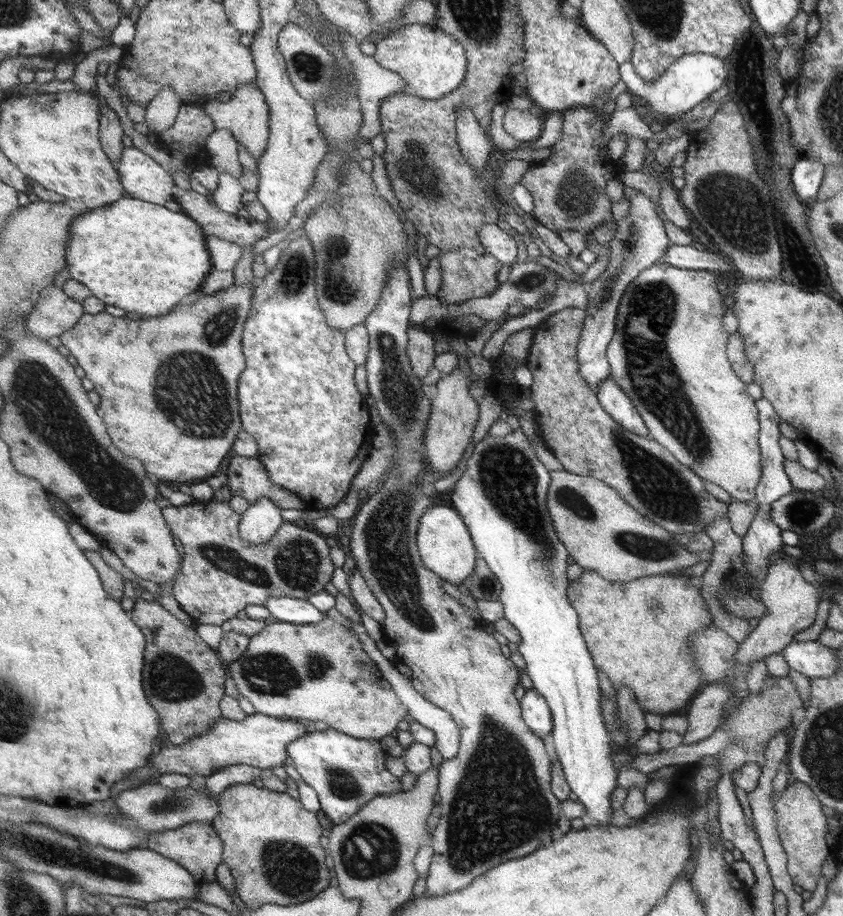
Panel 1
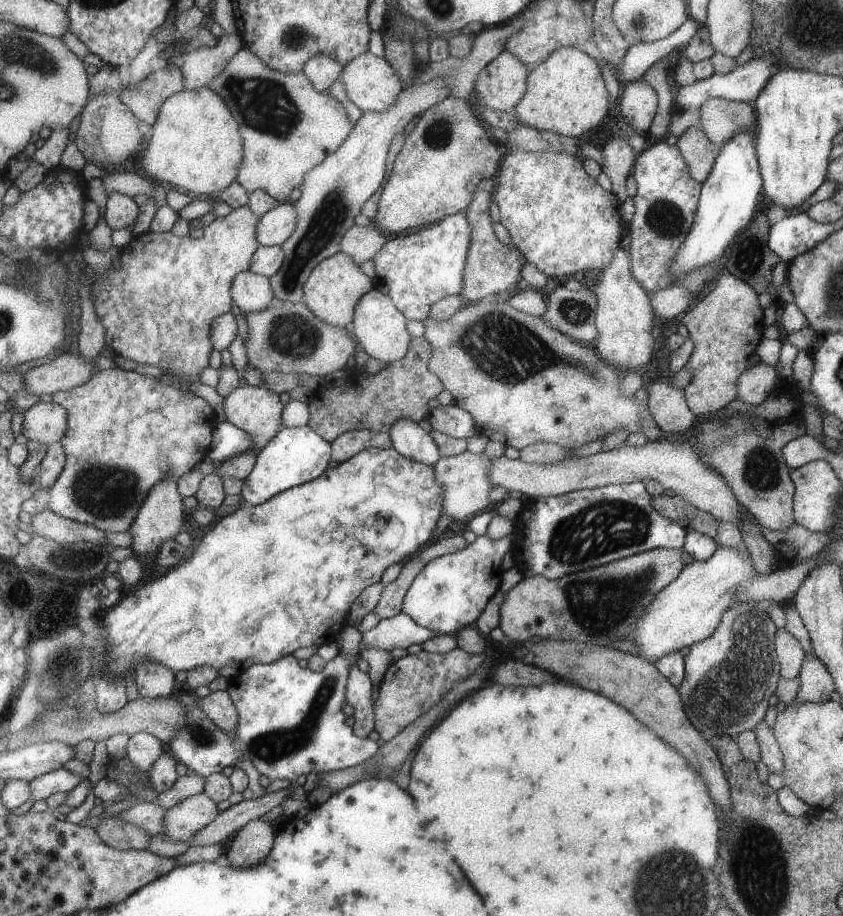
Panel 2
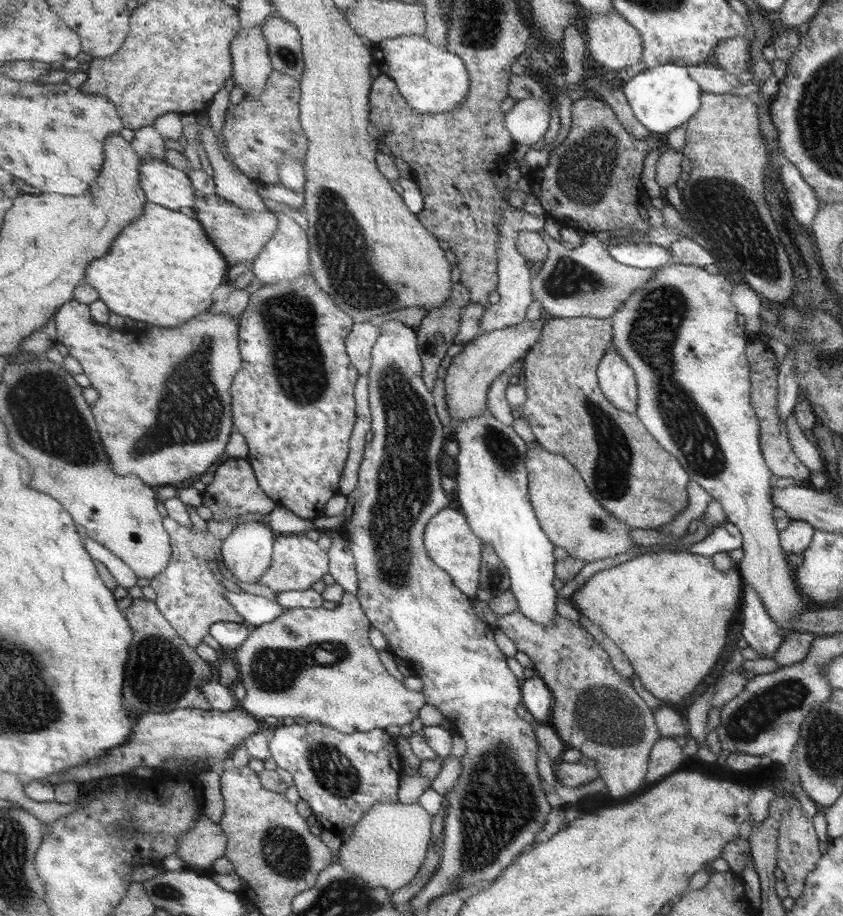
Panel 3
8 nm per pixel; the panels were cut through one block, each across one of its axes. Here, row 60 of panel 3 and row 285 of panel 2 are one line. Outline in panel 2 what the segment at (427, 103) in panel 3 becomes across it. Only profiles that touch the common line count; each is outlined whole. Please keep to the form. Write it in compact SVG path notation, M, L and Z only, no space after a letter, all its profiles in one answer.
M464 211L444 217L436 225L420 228L415 235L389 238L371 259L375 270L373 288L390 297L407 320L427 319L433 303L461 290L469 239L470 226Z

